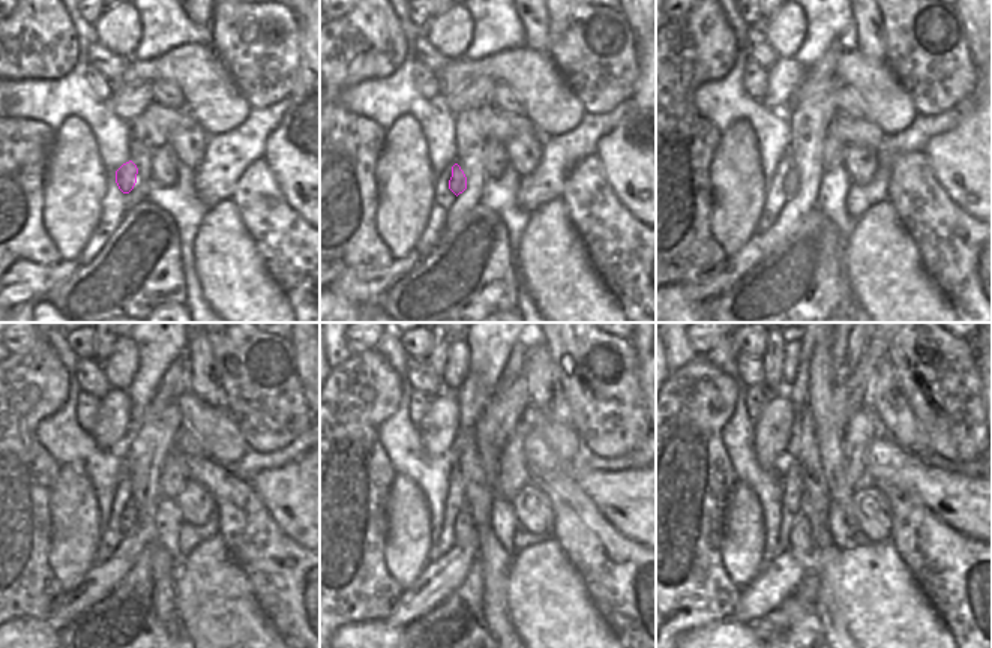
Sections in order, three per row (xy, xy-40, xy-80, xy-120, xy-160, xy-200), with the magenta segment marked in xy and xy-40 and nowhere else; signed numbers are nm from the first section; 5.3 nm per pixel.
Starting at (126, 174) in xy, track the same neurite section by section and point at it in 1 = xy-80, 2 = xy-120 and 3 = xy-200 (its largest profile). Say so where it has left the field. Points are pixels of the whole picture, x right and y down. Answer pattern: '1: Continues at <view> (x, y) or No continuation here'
1: Continues at xy-80 (793, 177)
2: Continues at xy-120 (128, 521)
3: Continues at xy-200 (800, 545)

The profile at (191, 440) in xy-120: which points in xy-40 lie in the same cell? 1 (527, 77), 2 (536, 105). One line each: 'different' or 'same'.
1: different
2: different

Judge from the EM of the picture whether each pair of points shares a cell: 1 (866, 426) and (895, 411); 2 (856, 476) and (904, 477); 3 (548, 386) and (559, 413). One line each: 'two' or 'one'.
1: two
2: two
3: one

